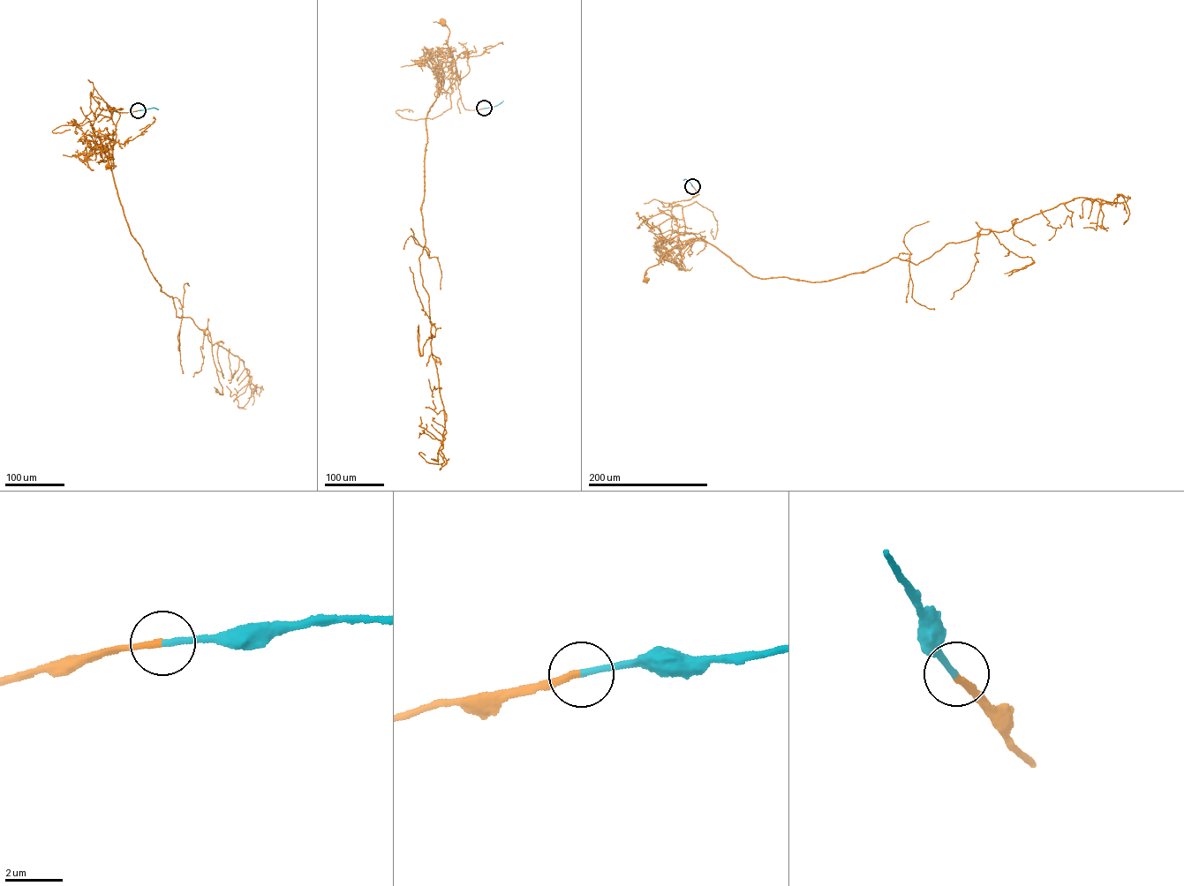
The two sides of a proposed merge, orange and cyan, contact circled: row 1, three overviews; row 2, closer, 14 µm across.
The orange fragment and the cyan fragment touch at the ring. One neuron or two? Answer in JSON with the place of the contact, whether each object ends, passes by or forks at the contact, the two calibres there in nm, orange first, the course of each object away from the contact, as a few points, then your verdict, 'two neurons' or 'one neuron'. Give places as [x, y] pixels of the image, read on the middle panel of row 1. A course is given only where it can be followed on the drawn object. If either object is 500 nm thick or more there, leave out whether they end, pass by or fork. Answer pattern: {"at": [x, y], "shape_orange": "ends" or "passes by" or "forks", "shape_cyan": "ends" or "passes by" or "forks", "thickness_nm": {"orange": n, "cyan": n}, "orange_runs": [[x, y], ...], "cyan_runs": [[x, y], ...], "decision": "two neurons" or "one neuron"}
{"at": [484, 108], "shape_orange": "ends", "shape_cyan": "ends", "thickness_nm": {"orange": 200, "cyan": 200}, "orange_runs": [[484, 108], [465, 109], [462, 102], [458, 88], [460, 77], [446, 65], [449, 31], [442, 21]], "cyan_runs": [[484, 108], [503, 101]], "decision": "one neuron"}

